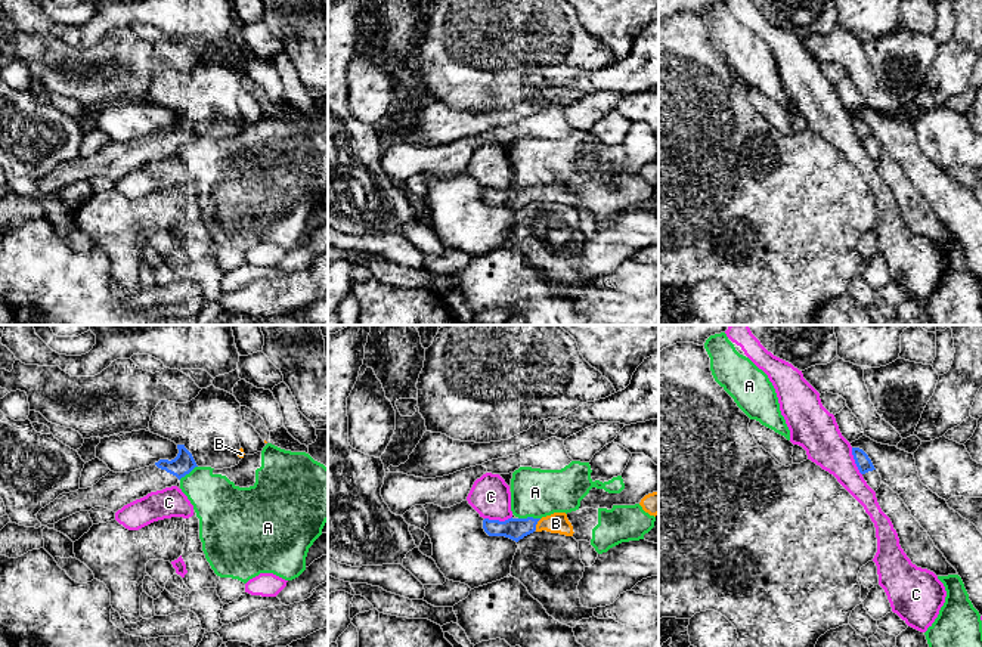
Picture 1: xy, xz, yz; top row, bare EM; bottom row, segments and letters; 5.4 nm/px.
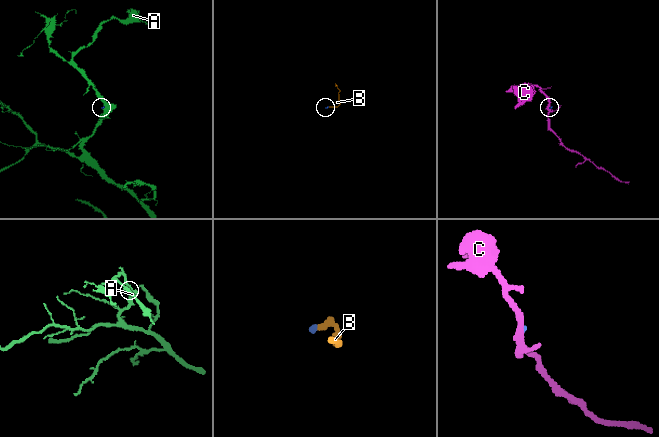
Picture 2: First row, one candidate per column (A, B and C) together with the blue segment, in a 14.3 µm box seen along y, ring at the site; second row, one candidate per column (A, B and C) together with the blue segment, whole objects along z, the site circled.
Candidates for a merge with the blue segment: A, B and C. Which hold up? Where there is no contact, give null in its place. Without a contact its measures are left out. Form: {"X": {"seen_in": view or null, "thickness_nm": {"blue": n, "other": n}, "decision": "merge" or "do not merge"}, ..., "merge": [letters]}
{"A": {"seen_in": "xz", "thickness_nm": {"blue": 120, "other": 260}, "decision": "do not merge"}, "B": {"seen_in": "xz", "thickness_nm": {"blue": 120, "other": 110}, "decision": "merge"}, "C": {"seen_in": "xz", "thickness_nm": {"blue": 120, "other": 220}, "decision": "do not merge"}, "merge": ["B"]}

